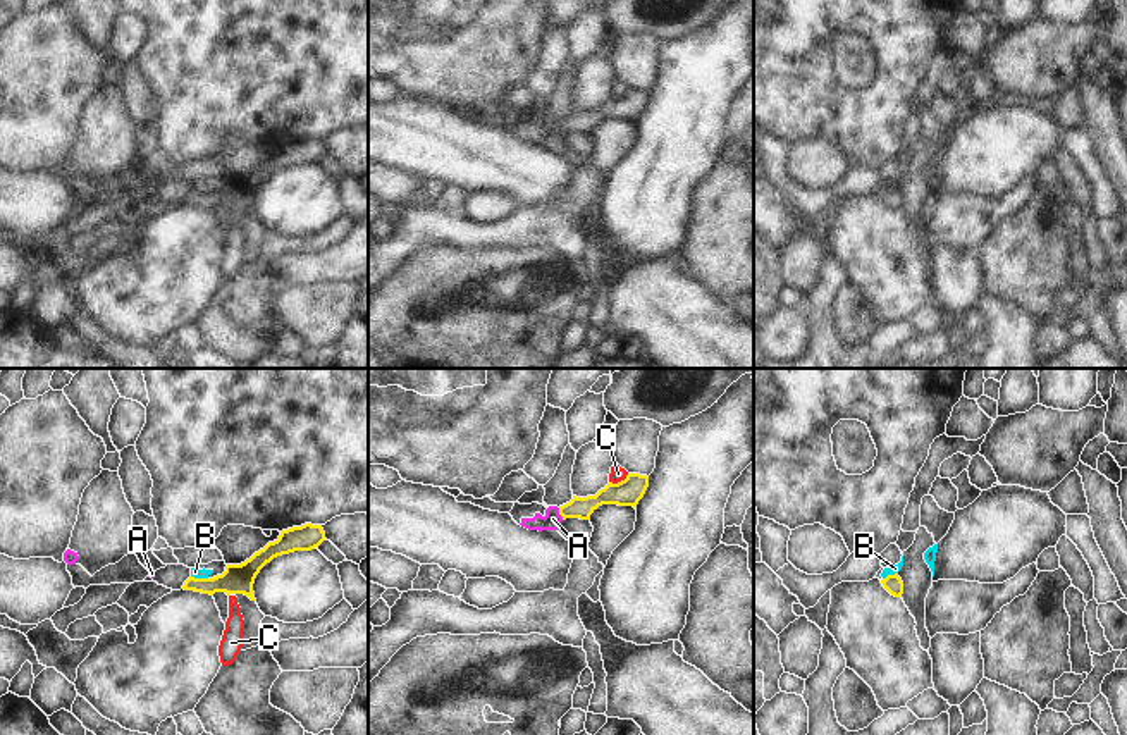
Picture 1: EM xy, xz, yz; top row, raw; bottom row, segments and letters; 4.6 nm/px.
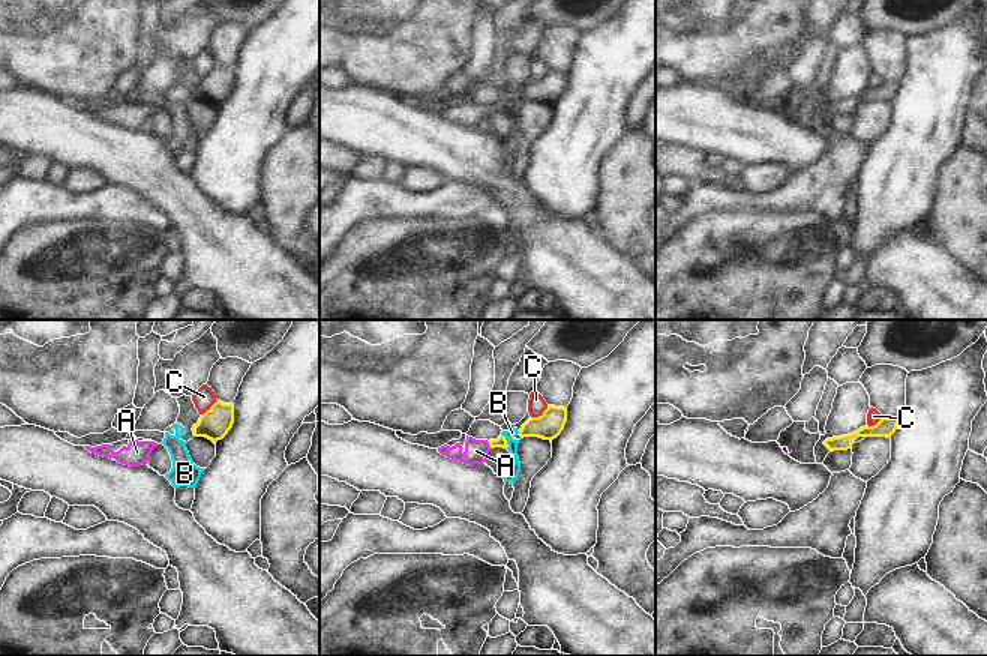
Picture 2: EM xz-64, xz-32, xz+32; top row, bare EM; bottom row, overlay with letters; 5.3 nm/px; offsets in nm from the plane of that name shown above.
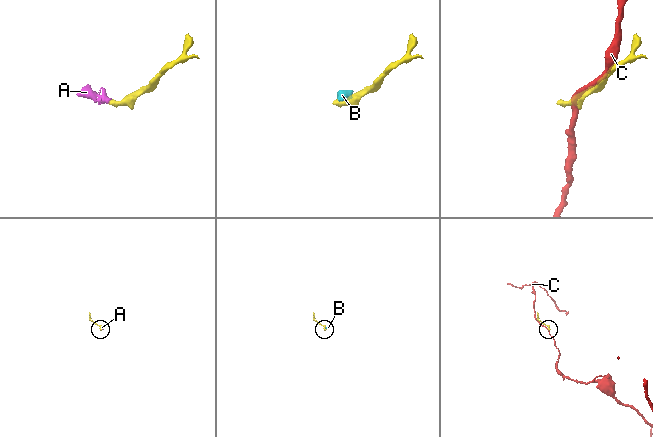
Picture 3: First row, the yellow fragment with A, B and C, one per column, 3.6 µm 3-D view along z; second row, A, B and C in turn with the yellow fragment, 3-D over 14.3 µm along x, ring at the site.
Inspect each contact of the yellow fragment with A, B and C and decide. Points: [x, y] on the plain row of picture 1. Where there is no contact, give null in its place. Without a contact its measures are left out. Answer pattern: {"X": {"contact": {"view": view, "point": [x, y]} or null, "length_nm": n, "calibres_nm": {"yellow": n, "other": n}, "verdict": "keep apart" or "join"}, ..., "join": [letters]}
{"A": {"contact": {"view": "xz", "point": [560, 128]}, "length_nm": 60, "calibres_nm": {"yellow": 100, "other": 80}, "verdict": "join"}, "B": {"contact": {"view": "xy", "point": [200, 193]}, "length_nm": 80, "calibres_nm": {"yellow": 140, "other": 50}, "verdict": "keep apart"}, "C": {"contact": {"view": "xz", "point": [618, 97]}, "length_nm": 100, "calibres_nm": {"yellow": 130, "other": 70}, "verdict": "keep apart"}, "join": ["A"]}

